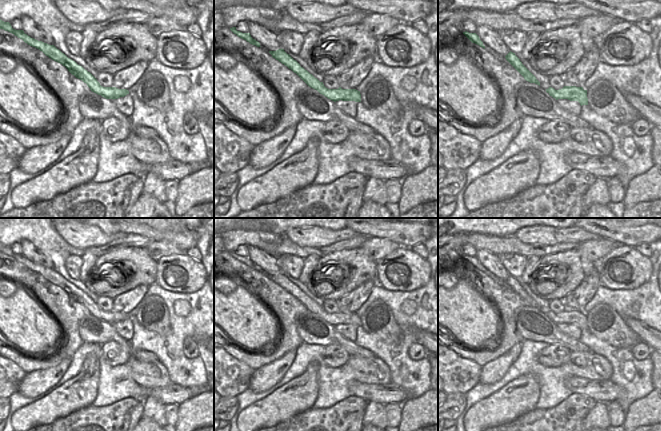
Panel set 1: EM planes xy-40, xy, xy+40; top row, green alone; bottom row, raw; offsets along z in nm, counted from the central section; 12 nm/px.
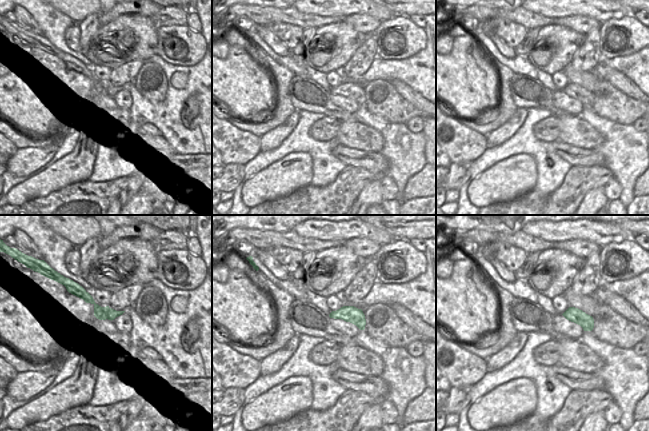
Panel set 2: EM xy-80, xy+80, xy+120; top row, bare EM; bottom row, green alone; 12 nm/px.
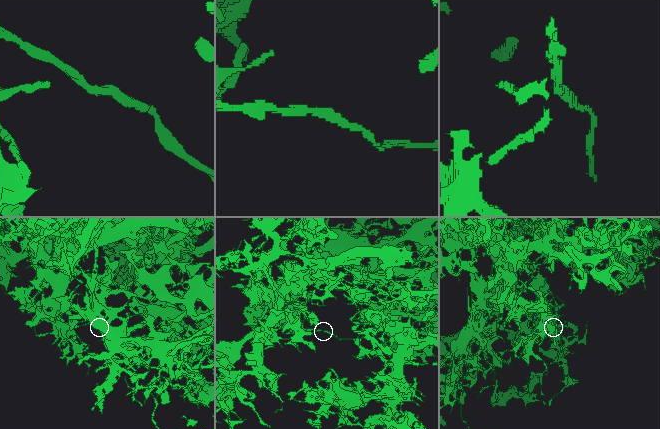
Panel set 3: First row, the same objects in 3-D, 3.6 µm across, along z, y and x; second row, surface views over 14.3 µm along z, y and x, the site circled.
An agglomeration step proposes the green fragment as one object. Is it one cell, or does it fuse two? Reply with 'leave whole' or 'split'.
split

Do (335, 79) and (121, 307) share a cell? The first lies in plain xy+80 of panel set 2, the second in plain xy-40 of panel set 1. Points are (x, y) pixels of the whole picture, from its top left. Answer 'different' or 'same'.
different

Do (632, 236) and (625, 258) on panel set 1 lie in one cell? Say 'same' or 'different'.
different

